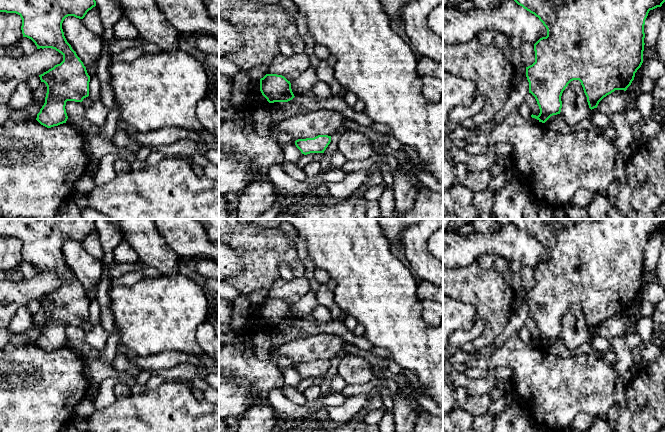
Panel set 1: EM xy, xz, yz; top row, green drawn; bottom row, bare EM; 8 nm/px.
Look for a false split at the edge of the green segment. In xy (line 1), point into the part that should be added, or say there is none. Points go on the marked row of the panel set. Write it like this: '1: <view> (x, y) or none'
1: none

